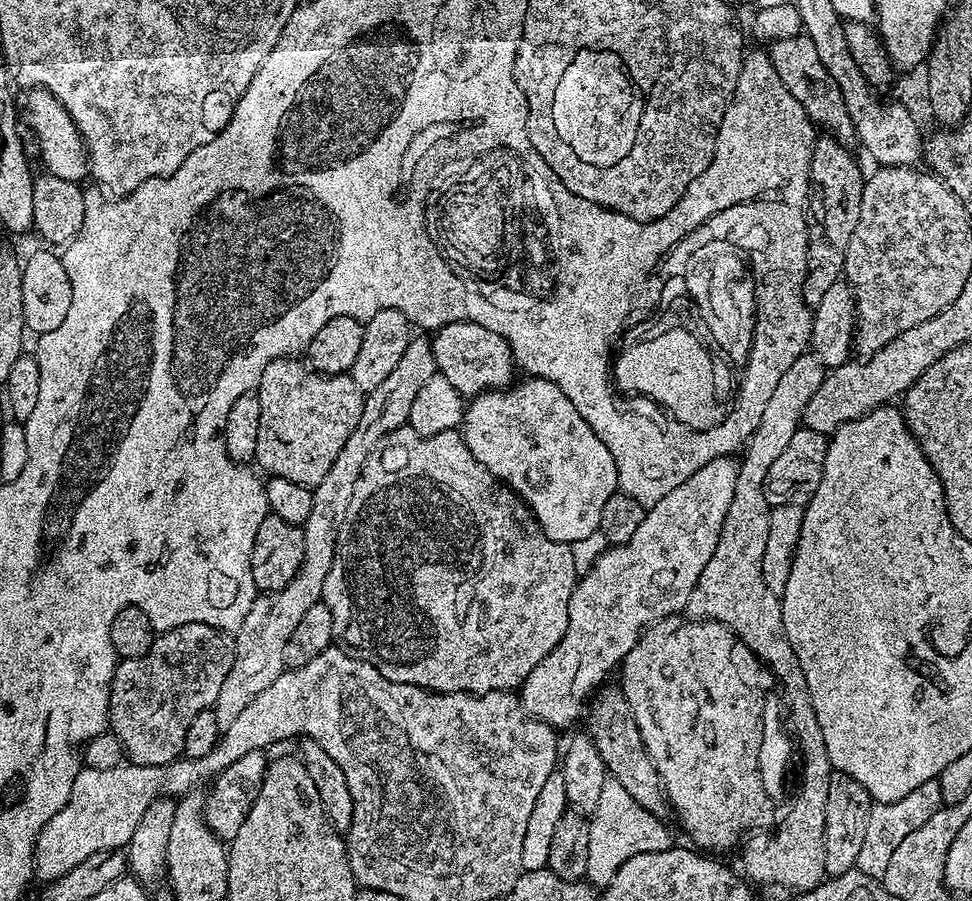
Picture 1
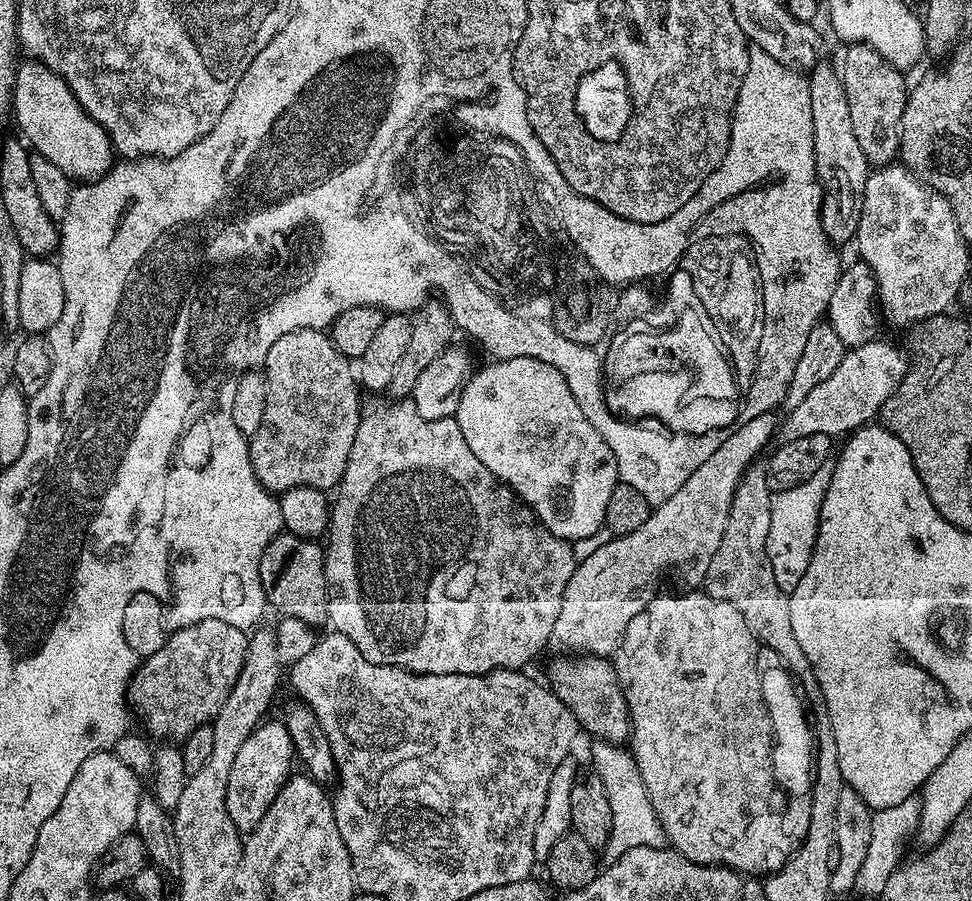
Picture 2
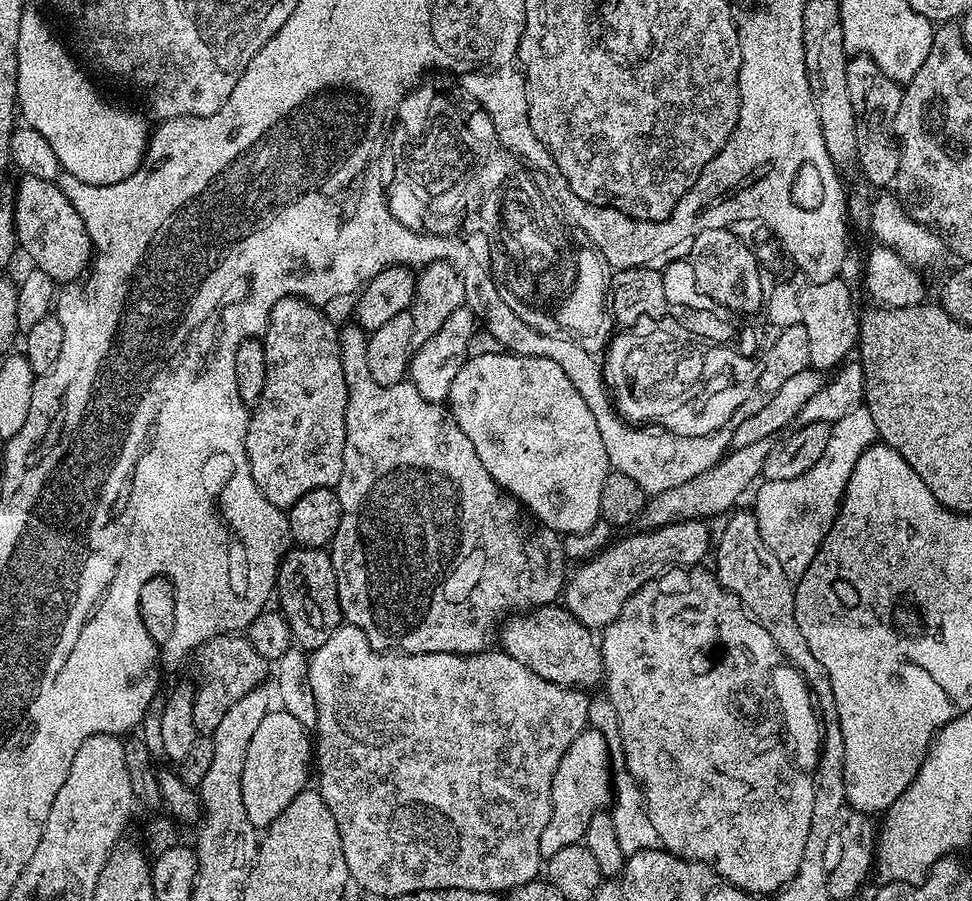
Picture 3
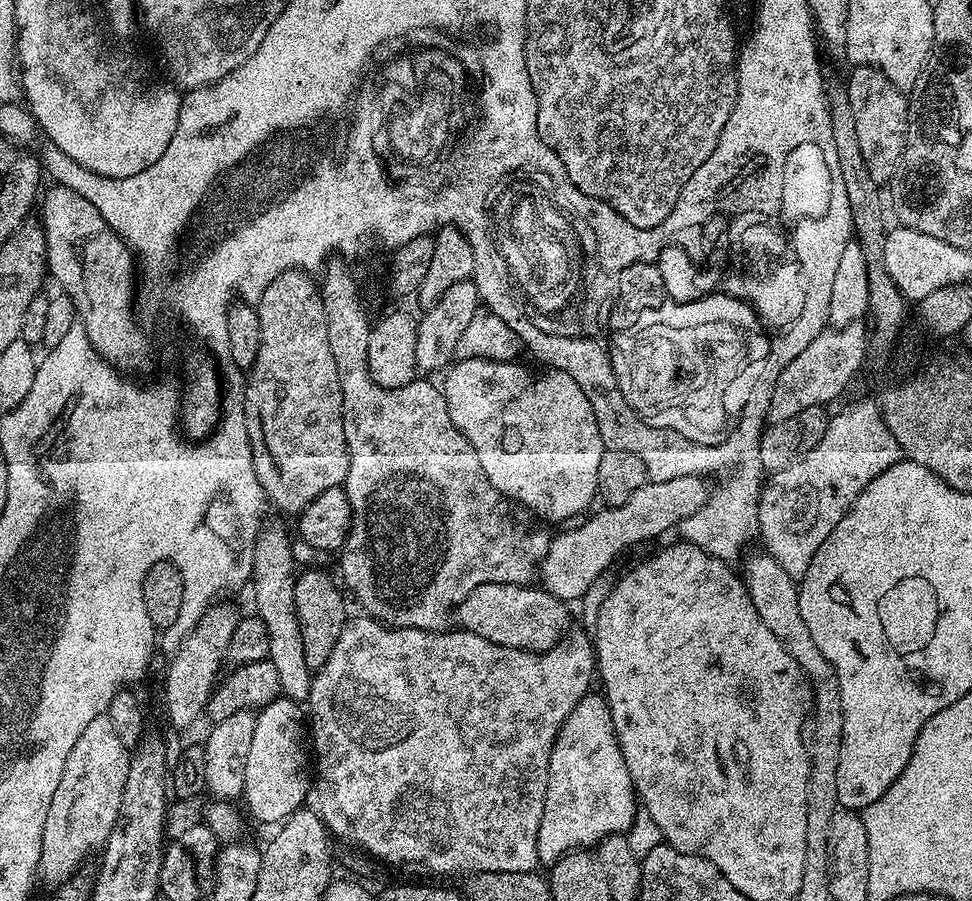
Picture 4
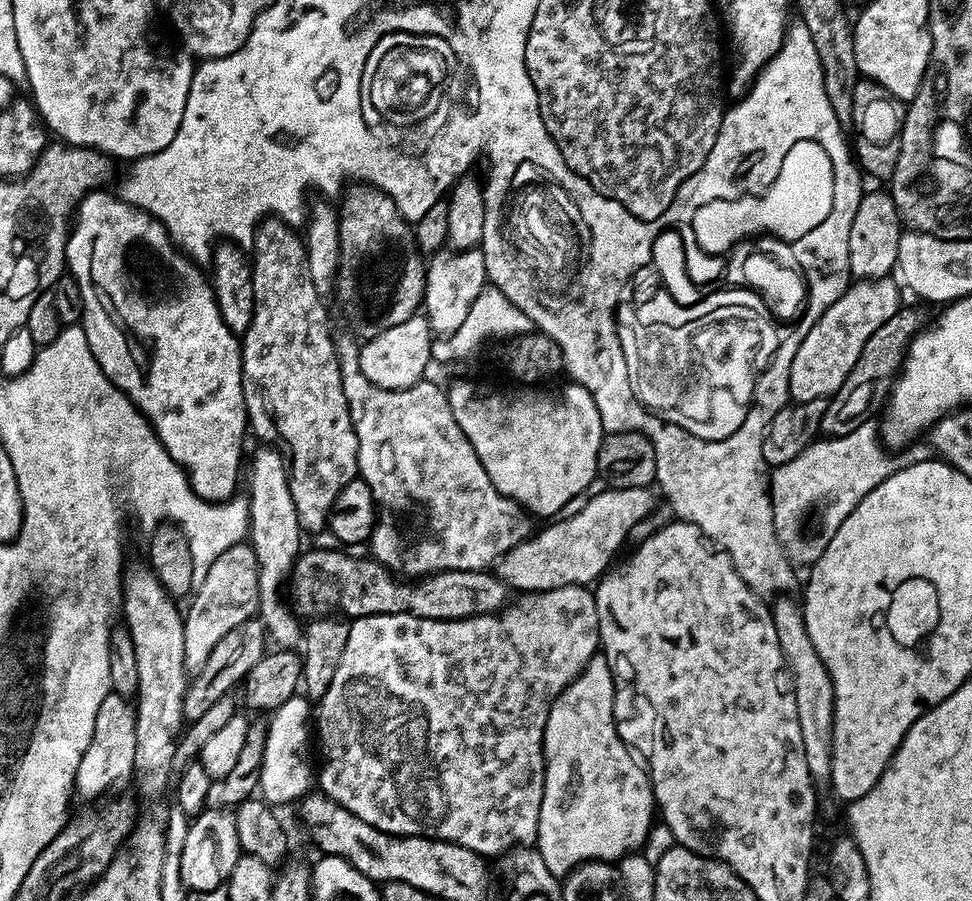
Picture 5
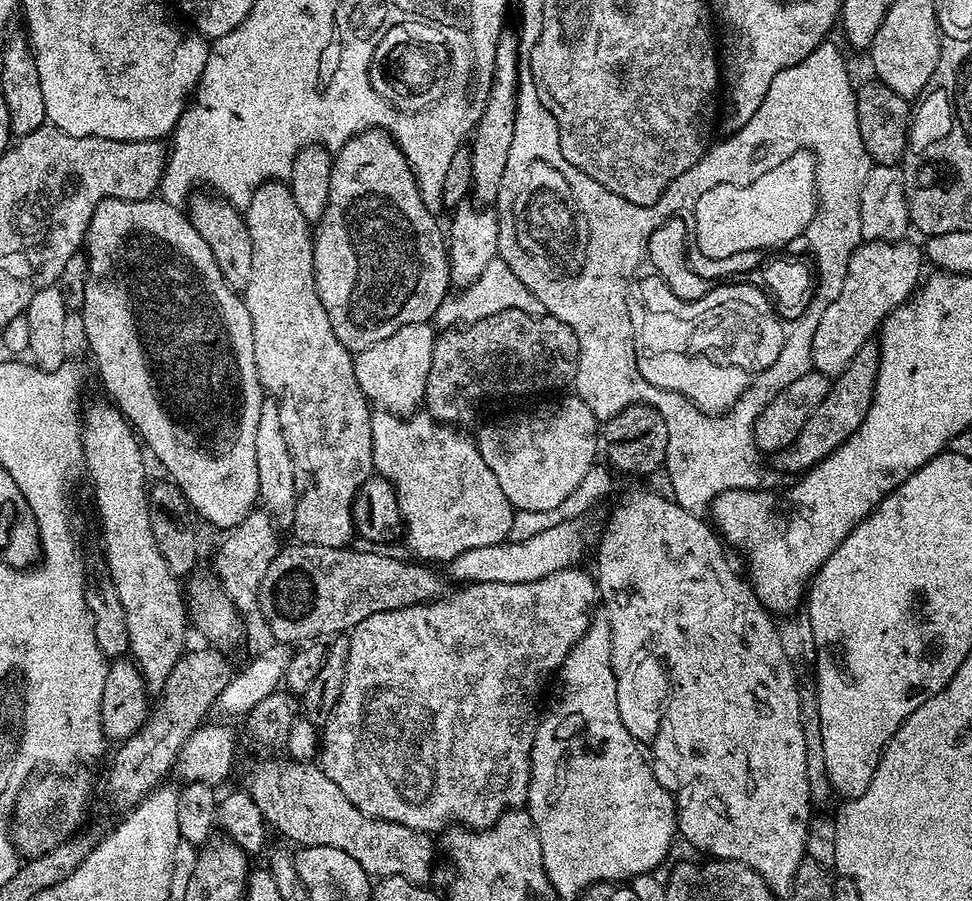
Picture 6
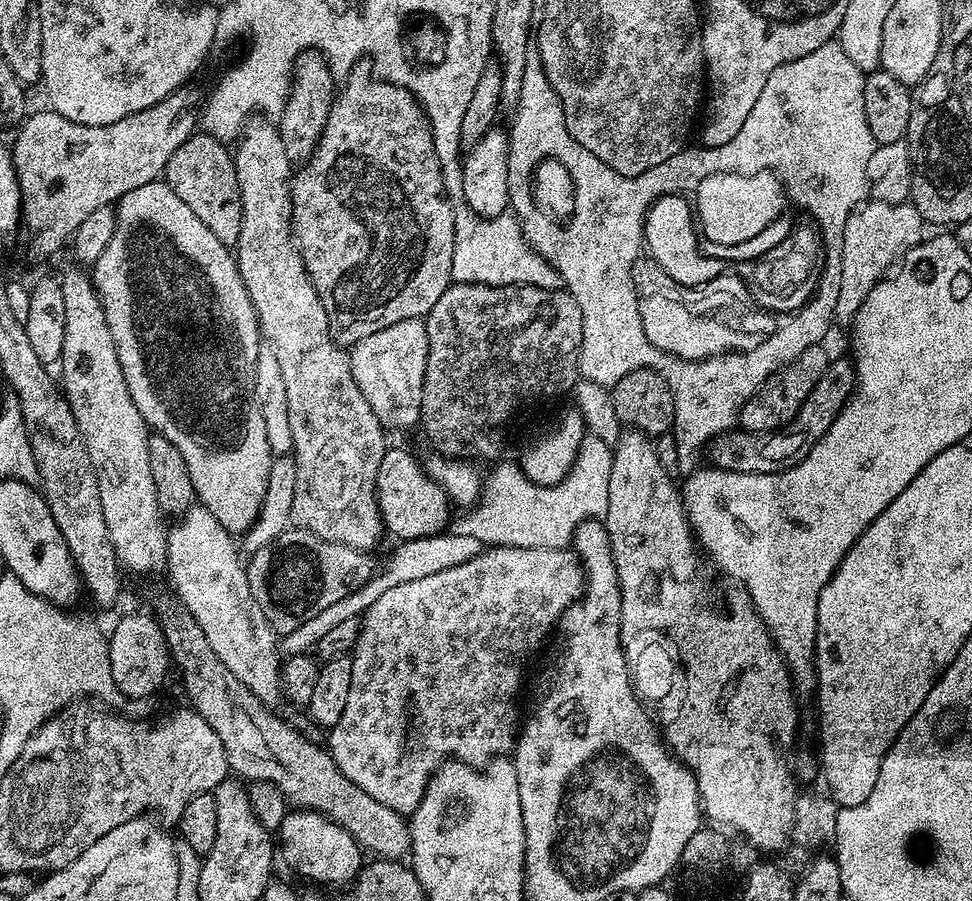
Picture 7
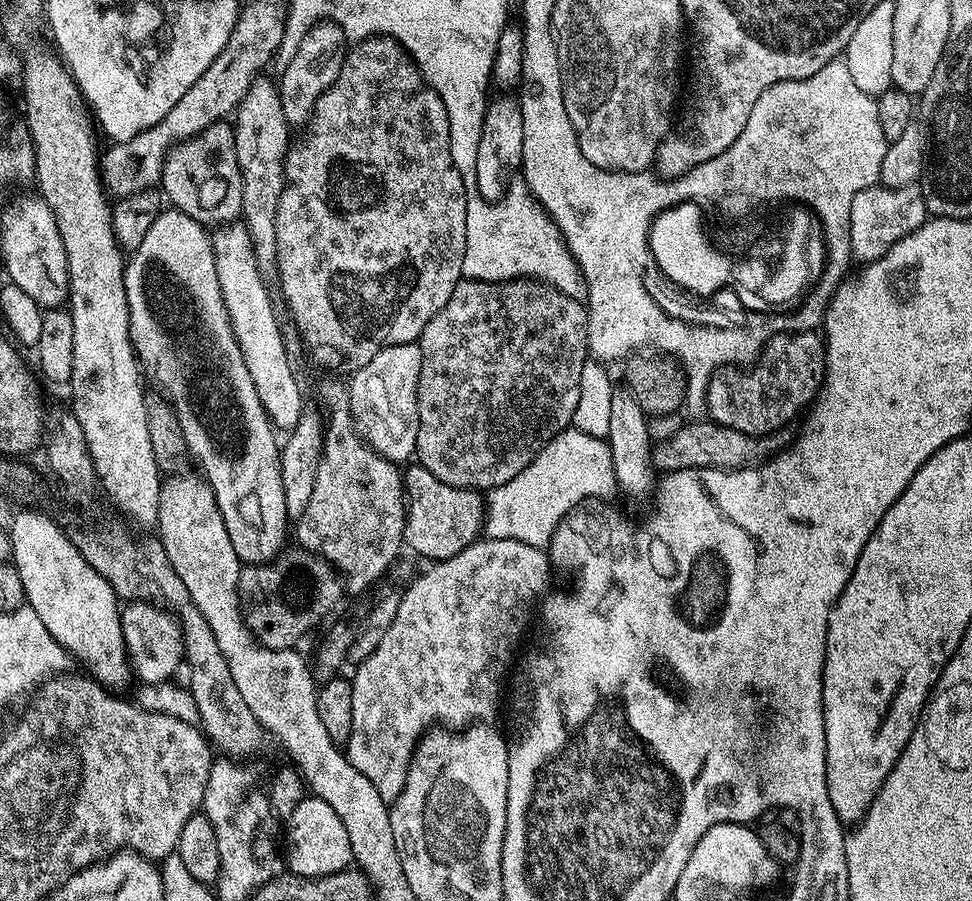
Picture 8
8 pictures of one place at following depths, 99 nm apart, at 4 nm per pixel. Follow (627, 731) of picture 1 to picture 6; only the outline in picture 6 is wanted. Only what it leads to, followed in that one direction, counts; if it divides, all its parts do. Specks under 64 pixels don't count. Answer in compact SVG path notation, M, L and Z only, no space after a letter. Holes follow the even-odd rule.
M292 542L292 545L289 546L289 548L286 548L286 546L281 547L279 549L279 552L277 556L274 558L273 562L270 564L270 566L266 569L266 576L262 580L261 588L260 588L260 598L259 598L259 615L264 615L264 620L266 623L268 623L268 628L270 631L272 631L271 639L273 641L286 644L289 646L296 646L299 645L301 642L316 642L319 641L321 638L326 638L322 636L328 636L327 638L335 637L337 634L344 634L347 633L349 630L356 628L358 626L358 622L362 622L367 616L370 614L378 614L379 612L385 612L386 610L396 610L398 608L405 608L406 606L410 606L411 604L426 604L430 600L438 600L441 599L445 595L446 587L444 588L444 580L442 577L439 576L438 573L435 572L435 567L429 566L427 563L424 562L413 562L411 559L408 560L399 560L396 556L383 556L383 551L380 550L368 550L372 552L355 552L355 547L352 546L345 546L343 548L335 548L334 546L314 546L313 544L301 544L299 542Z

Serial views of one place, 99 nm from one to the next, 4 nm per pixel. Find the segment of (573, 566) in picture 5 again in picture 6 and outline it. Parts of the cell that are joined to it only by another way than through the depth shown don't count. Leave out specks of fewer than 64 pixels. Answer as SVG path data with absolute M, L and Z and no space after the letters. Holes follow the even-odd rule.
M568 521L544 530L526 540L507 540L494 546L480 546L464 551L458 558L449 561L451 576L457 583L482 582L528 582L548 577L560 569L577 565L584 550L584 536L579 523Z

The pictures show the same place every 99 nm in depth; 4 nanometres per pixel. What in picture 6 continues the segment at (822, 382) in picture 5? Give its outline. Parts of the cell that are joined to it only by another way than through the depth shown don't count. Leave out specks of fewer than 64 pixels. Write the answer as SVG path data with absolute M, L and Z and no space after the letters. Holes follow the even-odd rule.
M911 239L902 240L869 240L861 242L850 258L849 269L846 273L846 282L842 284L842 290L830 306L826 306L826 314L822 314L822 322L818 322L818 330L814 330L812 366L815 371L829 378L835 378L850 366L854 354L862 350L862 346L869 343L879 333L880 325L884 319L898 307L905 304L921 283L920 260L922 264L922 252L911 244Z

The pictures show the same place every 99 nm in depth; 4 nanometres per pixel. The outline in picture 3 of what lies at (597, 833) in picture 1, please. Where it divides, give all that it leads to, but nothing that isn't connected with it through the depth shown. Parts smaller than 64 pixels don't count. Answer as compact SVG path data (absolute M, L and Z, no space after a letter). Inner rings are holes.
M600 692L600 694L589 697L587 706L588 725L606 738L609 752L612 756L613 762L613 799L612 799L612 821L614 828L617 831L618 844L625 856L634 853L640 853L642 850L654 849L659 847L660 839L658 832L651 825L649 812L645 808L645 798L640 790L640 785L636 779L629 774L629 770L625 767L624 752L621 750L621 726L618 722L618 712L614 708L614 704L610 702L607 693Z

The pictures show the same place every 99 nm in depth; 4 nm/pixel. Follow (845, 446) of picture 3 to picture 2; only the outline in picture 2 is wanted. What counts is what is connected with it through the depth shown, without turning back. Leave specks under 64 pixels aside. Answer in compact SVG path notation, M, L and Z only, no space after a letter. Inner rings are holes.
M823 464L818 468L817 473L808 478L806 482L791 487L790 490L775 492L772 495L766 552L778 588L788 595L791 595L798 583L801 582L810 564L810 558L813 557L821 504L832 476L832 464Z

